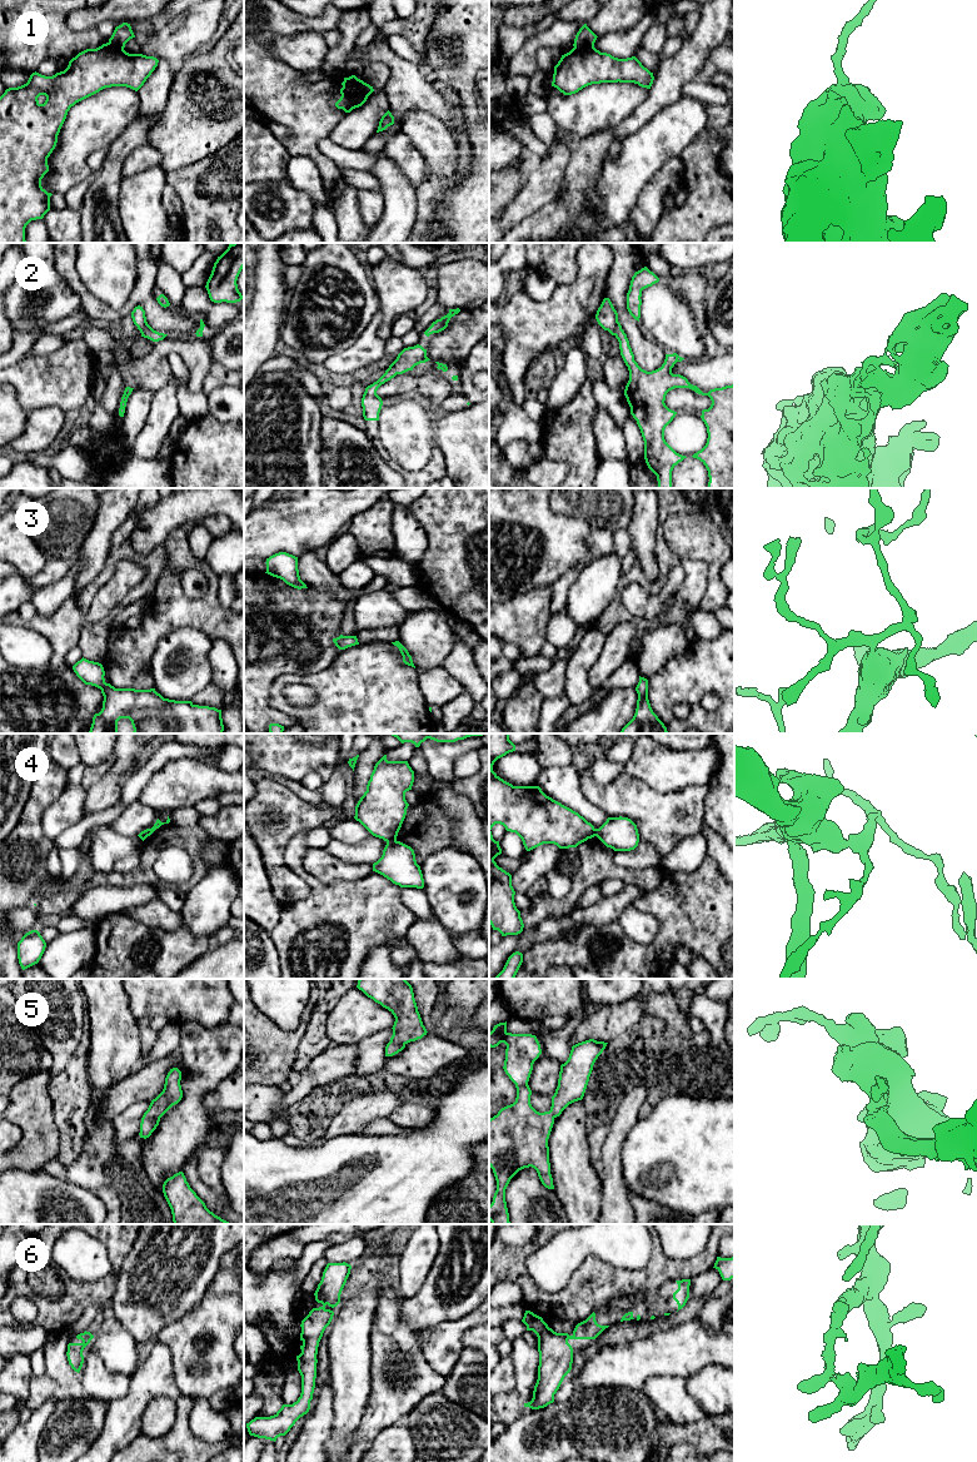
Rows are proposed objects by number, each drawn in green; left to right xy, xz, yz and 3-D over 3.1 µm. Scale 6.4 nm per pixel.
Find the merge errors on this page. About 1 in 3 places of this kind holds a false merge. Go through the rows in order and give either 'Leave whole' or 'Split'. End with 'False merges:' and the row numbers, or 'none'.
1: Split
2: Leave whole
3: Leave whole
4: Split
5: Leave whole
6: Leave whole
False merges: 1, 4

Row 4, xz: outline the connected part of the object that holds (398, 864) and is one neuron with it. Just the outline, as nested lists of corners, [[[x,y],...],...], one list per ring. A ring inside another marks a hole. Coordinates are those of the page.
[[[397,840],[387,842],[382,857],[373,864],[373,871],[400,887],[424,887],[423,874],[417,864],[414,850]]]

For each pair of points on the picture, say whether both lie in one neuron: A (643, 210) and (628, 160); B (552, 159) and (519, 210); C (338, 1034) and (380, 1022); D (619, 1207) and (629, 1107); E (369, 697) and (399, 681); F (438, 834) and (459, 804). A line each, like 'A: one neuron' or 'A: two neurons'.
A: two neurons
B: one neuron
C: one neuron
D: one neuron
E: one neuron
F: two neurons

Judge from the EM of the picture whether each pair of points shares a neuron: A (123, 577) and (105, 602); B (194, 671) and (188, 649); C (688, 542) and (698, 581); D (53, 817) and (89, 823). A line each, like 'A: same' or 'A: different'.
A: same
B: same
C: different
D: different

